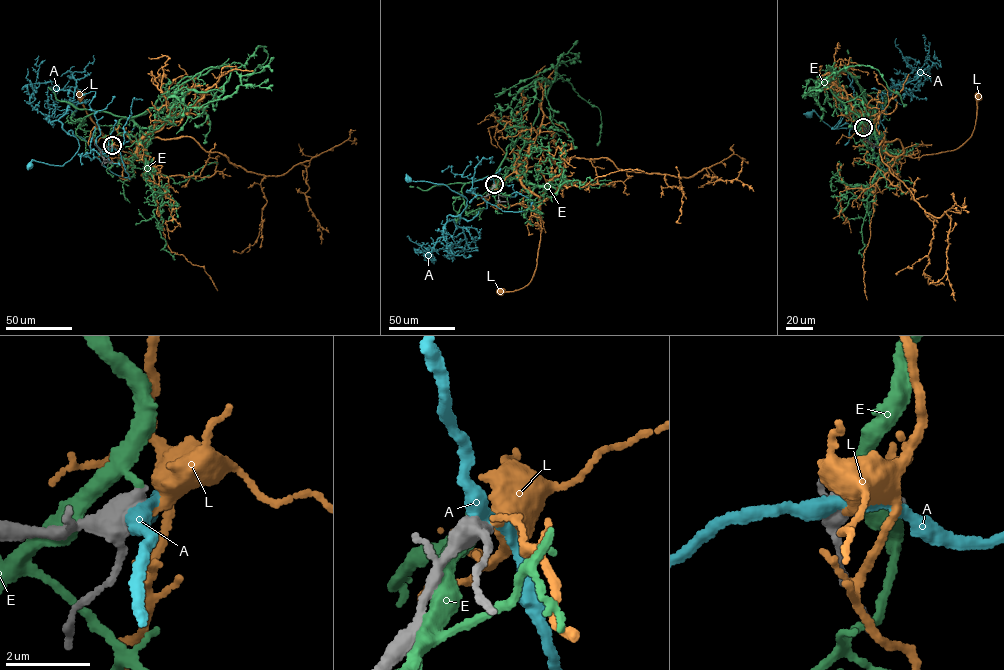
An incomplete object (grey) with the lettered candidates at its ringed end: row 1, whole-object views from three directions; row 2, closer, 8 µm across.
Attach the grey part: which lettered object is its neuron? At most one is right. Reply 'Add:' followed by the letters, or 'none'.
Add: none

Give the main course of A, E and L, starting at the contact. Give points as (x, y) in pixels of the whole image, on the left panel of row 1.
A: (112, 145), (128, 177), (111, 172), (70, 130), (79, 145), (71, 159), (61, 166), (34, 160), (30, 165)
E: (112, 145), (119, 120), (144, 113), (185, 77), (226, 64), (236, 70), (262, 46), (267, 60), (243, 80)
L: (112, 145), (113, 136), (126, 135), (137, 144), (135, 153), (143, 159), (108, 143), (80, 94)

